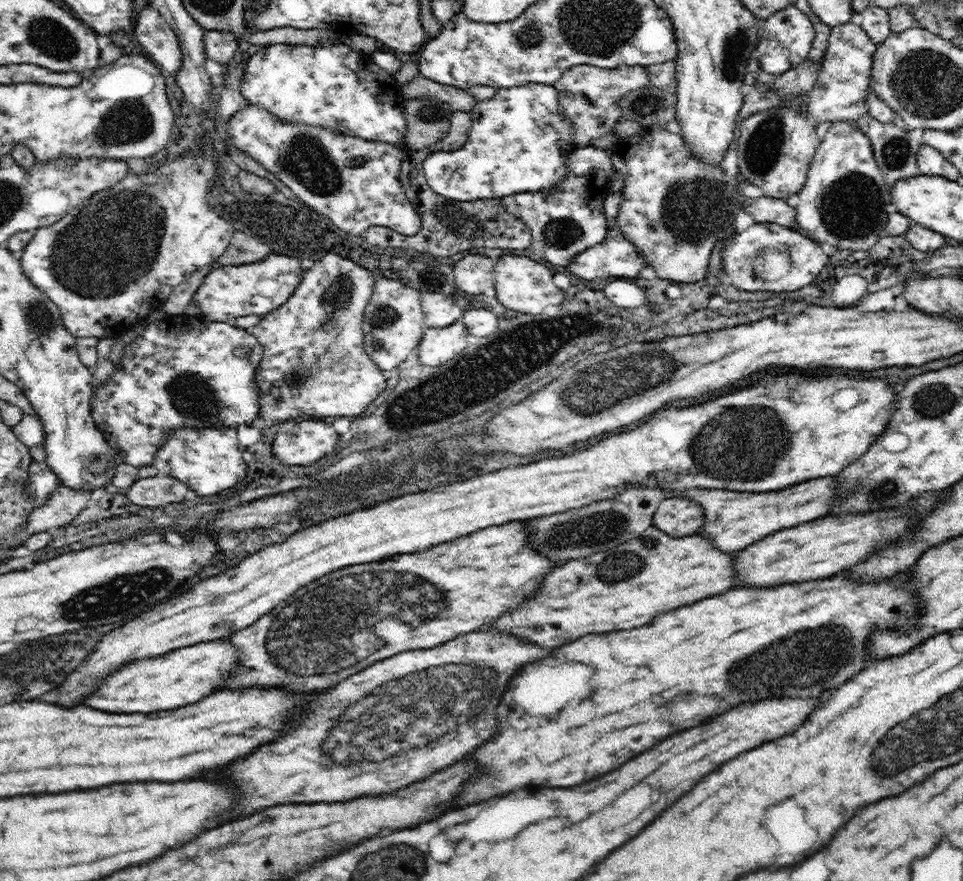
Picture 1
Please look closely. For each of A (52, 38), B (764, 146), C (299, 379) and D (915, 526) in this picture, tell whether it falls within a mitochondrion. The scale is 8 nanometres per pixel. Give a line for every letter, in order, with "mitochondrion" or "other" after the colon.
A: mitochondrion
B: mitochondrion
C: mitochondrion
D: other

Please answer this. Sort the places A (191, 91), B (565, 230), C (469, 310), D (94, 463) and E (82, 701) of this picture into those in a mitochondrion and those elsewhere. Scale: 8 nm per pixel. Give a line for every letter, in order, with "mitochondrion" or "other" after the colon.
A: other
B: mitochondrion
C: other
D: mitochondrion
E: other

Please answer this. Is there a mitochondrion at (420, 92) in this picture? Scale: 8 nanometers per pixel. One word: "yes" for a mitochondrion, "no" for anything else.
yes

